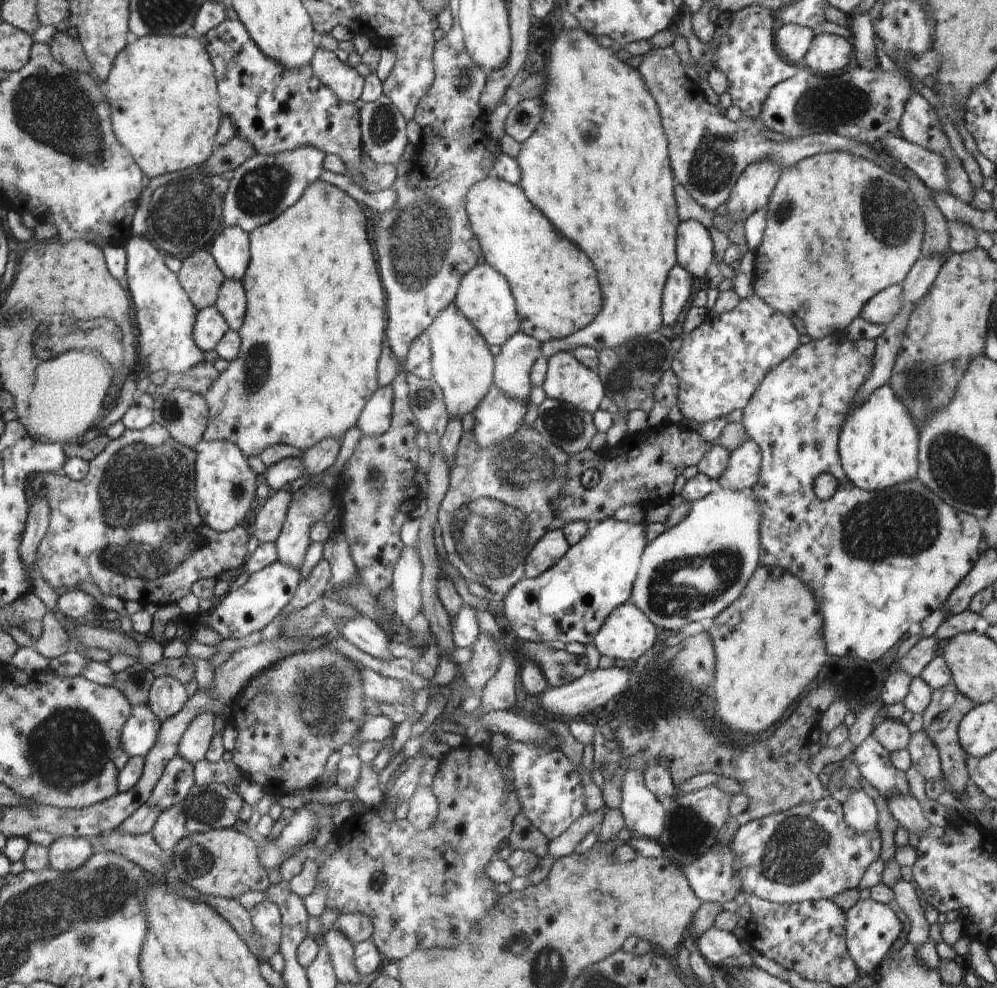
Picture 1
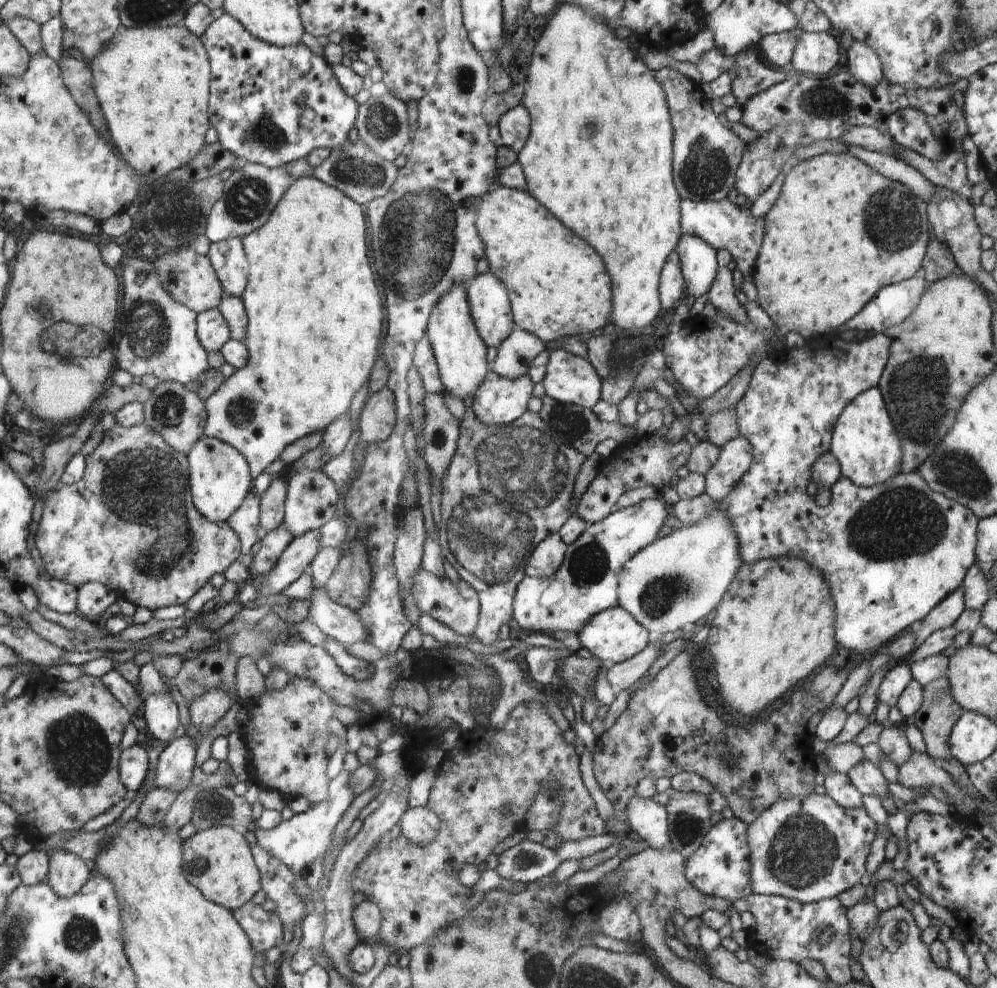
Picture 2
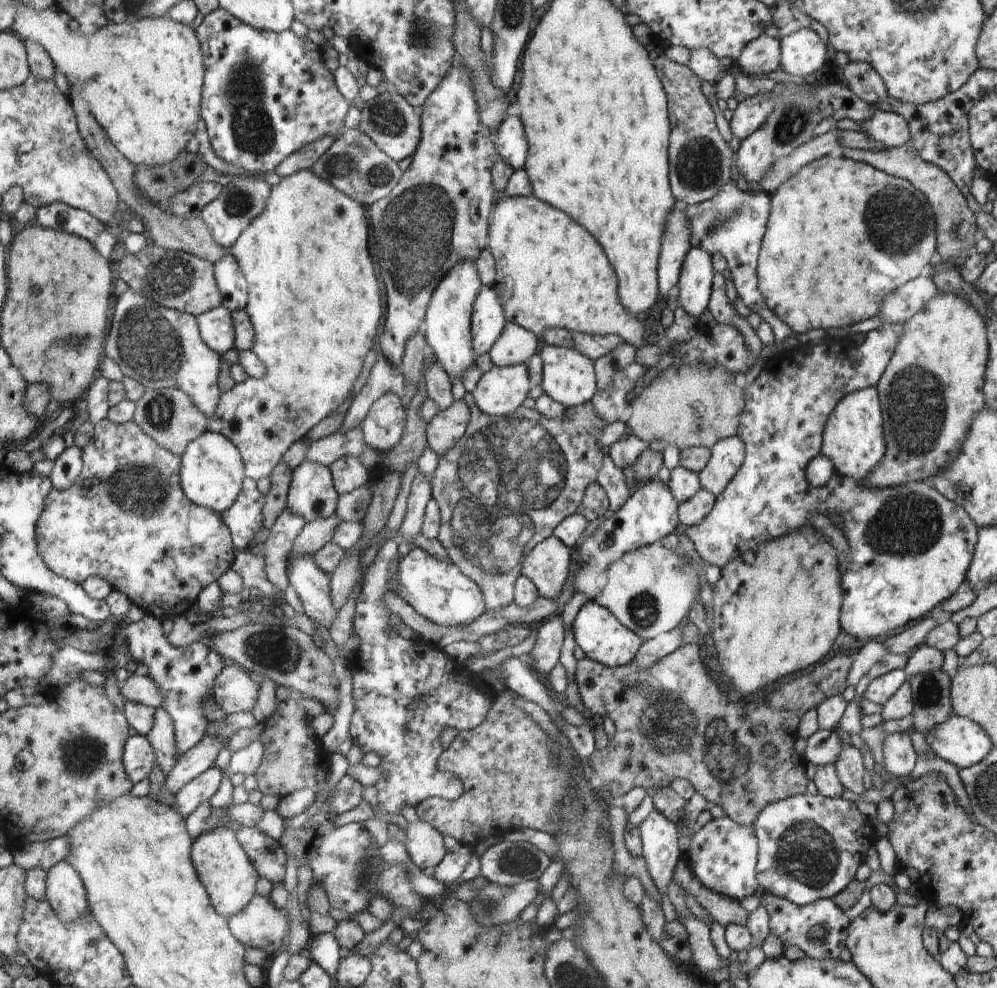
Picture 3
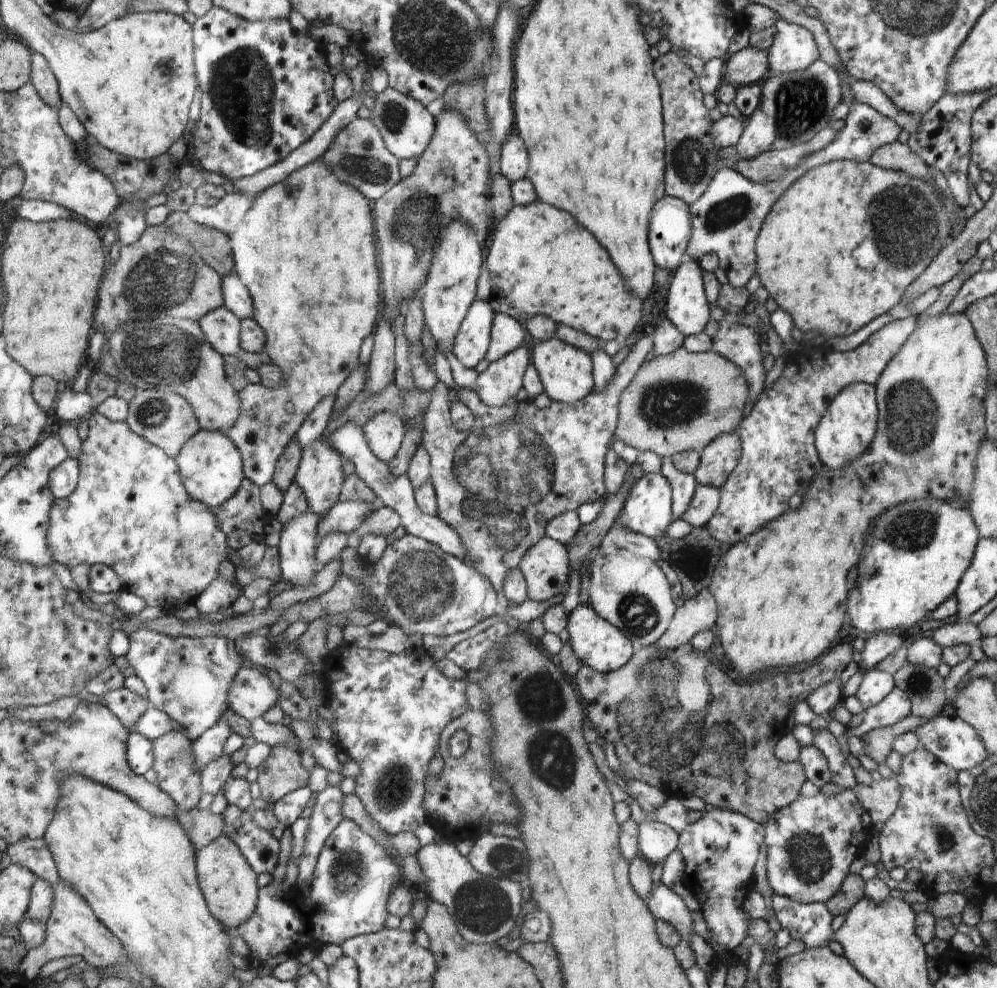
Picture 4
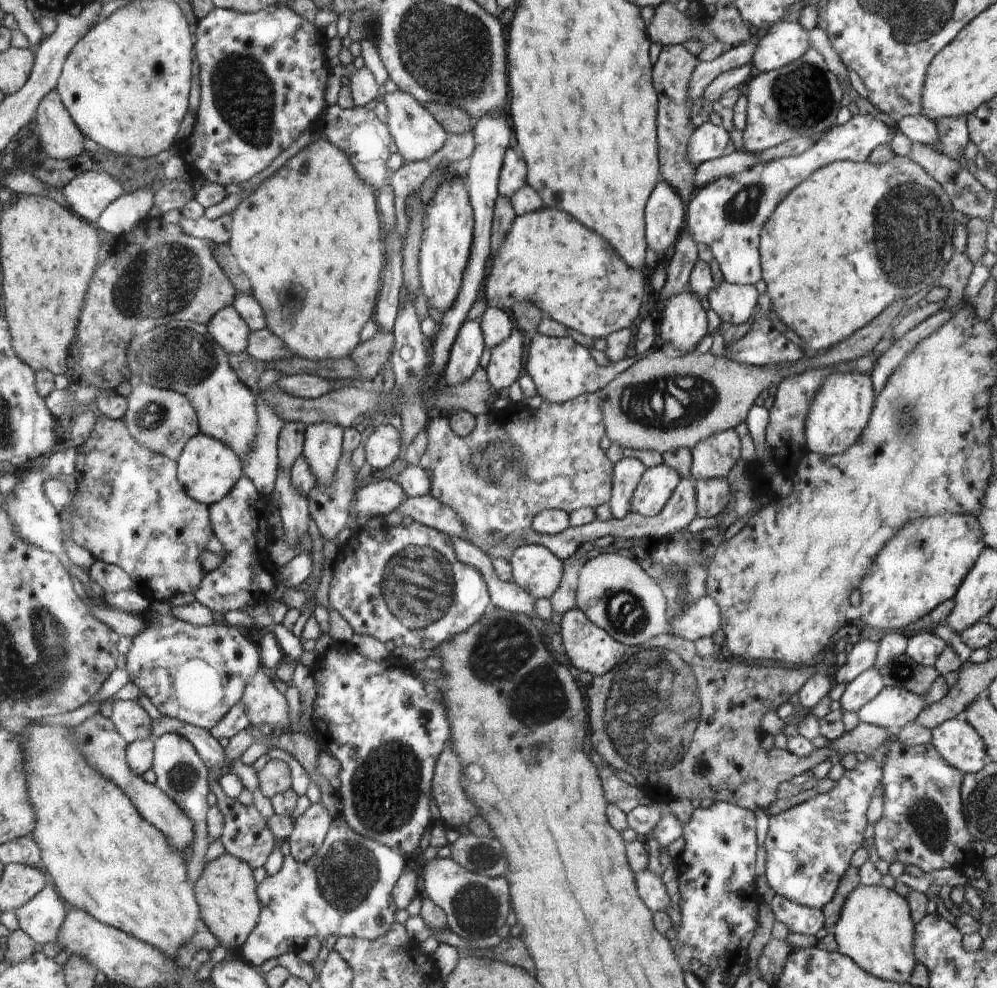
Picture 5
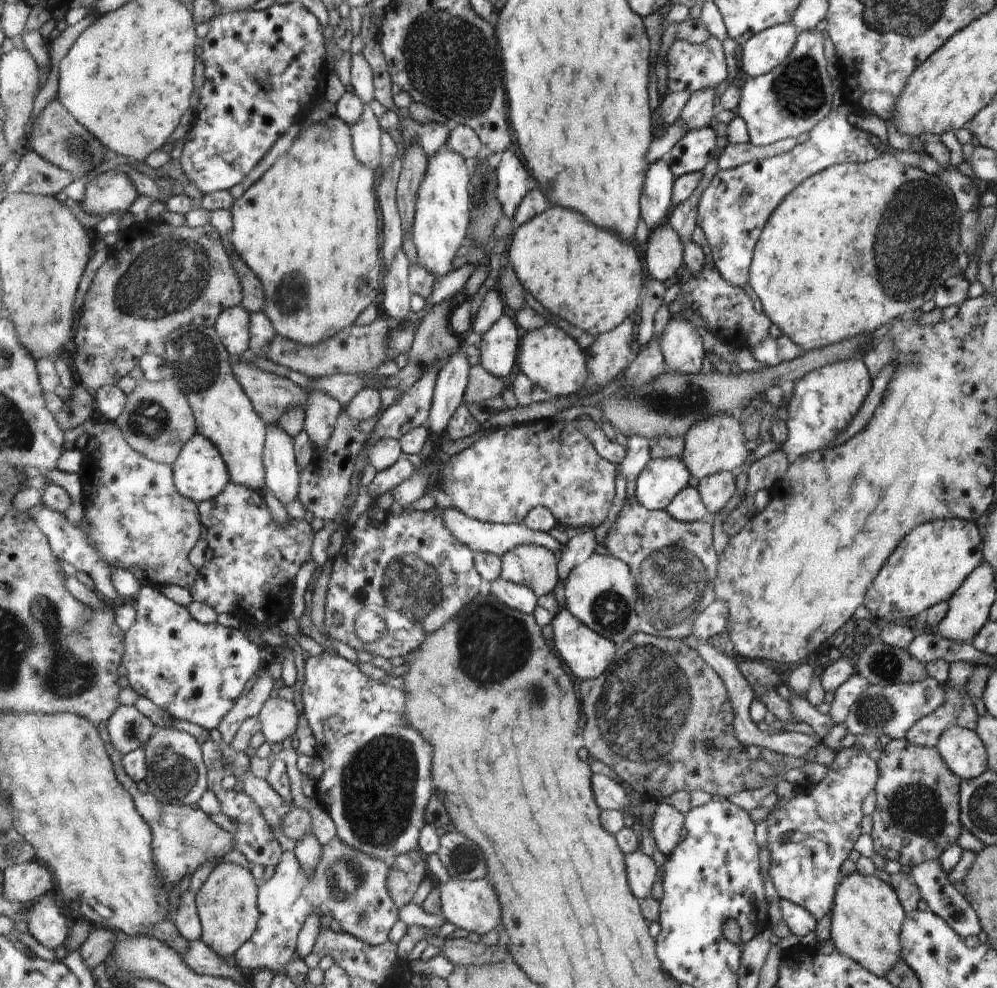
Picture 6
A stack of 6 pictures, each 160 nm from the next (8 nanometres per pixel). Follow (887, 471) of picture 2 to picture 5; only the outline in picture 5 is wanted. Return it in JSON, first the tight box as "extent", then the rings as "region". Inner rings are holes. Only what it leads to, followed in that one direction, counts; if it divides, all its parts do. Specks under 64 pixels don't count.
{"extent":[807,371,875,456],"region":[[[836,371],[827,376],[812,397],[812,410],[808,410],[807,452],[826,456],[839,455],[858,442],[868,424],[875,401],[870,375],[860,371]]]}

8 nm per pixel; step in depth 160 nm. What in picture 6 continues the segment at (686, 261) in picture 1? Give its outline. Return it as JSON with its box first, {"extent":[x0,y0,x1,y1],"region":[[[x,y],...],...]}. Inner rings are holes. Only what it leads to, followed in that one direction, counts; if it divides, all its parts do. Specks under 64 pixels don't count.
{"extent":[660,319,704,375],"region":[[[672,319],[665,326],[660,341],[666,372],[697,375],[702,368],[704,348],[698,332],[686,320]]]}

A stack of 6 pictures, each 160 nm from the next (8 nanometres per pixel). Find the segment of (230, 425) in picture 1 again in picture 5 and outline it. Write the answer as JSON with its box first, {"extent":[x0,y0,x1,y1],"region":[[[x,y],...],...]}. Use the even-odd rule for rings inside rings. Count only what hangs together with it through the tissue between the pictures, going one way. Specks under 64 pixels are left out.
{"extent":[229,134,384,497],"region":[[[323,134],[289,158],[271,177],[268,177],[255,191],[236,205],[233,210],[229,245],[234,260],[250,281],[251,294],[262,307],[267,329],[278,335],[294,356],[308,358],[309,361],[326,361],[338,360],[350,355],[360,340],[358,334],[362,326],[368,322],[370,316],[374,315],[374,304],[376,304],[376,296],[380,290],[380,274],[383,273],[382,264],[384,264],[384,246],[380,242],[380,234],[382,234],[382,226],[380,226],[380,216],[378,216],[376,196],[374,196],[372,185],[357,174],[348,154],[330,142]],[[257,396],[259,436],[249,460],[244,465],[246,478],[251,478],[259,490],[269,497],[275,488],[280,469],[278,455],[279,434],[285,421]]]}

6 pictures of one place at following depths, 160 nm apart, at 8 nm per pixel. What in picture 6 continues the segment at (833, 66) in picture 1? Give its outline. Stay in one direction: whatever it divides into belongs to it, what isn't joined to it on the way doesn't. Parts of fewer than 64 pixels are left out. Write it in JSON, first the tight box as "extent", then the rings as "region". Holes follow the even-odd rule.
{"extent":[739,23,798,78],"region":[[[792,23],[768,27],[742,45],[739,69],[752,78],[766,74],[791,53],[797,40],[798,30]]]}

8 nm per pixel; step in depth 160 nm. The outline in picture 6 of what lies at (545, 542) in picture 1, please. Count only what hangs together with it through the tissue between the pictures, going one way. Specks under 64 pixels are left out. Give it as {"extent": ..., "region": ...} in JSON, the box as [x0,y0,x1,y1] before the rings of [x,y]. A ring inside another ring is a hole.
{"extent":[500,544,559,597],"region":[[[533,544],[515,546],[502,556],[500,578],[529,586],[539,597],[552,593],[559,579],[559,564],[548,547]]]}

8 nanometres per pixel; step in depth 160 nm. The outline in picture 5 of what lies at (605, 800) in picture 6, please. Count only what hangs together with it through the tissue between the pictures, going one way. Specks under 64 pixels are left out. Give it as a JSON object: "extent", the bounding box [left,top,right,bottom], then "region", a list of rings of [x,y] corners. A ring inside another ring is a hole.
{"extent":[599,764,642,813],"region":[[[606,764],[599,766],[599,777],[602,779],[603,789],[606,791],[608,806],[616,805],[622,812],[629,813],[639,805],[642,792],[616,775],[616,770],[612,767]]]}

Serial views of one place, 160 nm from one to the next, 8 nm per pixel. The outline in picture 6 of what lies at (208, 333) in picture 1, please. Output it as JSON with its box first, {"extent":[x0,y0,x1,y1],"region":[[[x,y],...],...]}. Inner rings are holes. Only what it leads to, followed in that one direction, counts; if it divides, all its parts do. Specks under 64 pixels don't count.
{"extent":[215,306,251,355],"region":[[[244,306],[224,309],[215,322],[216,332],[230,354],[248,355],[251,315]]]}

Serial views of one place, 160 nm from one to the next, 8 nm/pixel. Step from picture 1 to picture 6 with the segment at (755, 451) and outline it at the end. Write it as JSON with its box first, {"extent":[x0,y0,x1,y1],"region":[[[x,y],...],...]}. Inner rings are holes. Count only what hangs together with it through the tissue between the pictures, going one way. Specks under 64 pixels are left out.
{"extent":[681,413,748,479],"region":[[[716,413],[708,416],[707,419],[692,425],[683,439],[685,445],[681,458],[691,475],[699,479],[710,477],[714,473],[732,472],[737,466],[742,466],[748,458],[742,426],[734,416],[730,416],[730,413]]]}

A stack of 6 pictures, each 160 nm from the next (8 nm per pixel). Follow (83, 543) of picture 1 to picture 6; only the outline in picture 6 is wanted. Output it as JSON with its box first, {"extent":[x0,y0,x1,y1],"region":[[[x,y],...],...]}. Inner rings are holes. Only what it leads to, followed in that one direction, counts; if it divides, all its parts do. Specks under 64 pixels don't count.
{"extent":[78,417,200,590],"region":[[[99,417],[88,425],[87,430],[90,435],[80,450],[83,457],[78,474],[82,482],[82,526],[89,541],[110,566],[128,570],[138,567],[148,585],[161,588],[170,583],[190,590],[198,580],[198,570],[188,558],[188,553],[200,538],[198,503],[184,498],[176,490],[174,466],[154,462],[136,451],[123,437],[116,422]]]}

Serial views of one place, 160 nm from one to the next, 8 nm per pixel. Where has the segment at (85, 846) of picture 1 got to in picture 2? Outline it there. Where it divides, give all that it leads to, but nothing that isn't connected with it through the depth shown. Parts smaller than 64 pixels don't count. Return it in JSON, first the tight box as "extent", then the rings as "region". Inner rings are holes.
{"extent":[48,848,90,898],"region":[[[62,848],[49,856],[48,884],[60,898],[70,898],[81,892],[90,879],[90,868],[84,859]]]}

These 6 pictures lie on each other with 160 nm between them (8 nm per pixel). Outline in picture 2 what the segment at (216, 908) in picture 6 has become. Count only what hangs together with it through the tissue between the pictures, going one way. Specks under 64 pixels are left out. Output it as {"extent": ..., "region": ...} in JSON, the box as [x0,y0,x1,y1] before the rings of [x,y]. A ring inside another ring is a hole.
{"extent":[183,825,261,912],"region":[[[228,825],[215,826],[194,833],[190,838],[183,841],[184,870],[186,877],[192,886],[198,887],[202,894],[213,903],[227,907],[231,912],[242,908],[261,889],[261,876],[254,862],[250,848],[238,830]]]}

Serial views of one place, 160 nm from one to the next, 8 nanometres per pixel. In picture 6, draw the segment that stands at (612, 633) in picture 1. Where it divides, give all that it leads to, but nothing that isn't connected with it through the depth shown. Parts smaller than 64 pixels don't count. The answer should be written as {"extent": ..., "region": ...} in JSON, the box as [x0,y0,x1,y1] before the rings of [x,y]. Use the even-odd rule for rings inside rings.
{"extent":[552,608,618,682],"region":[[[562,608],[555,614],[552,625],[554,646],[556,646],[558,654],[560,654],[560,658],[563,658],[573,676],[580,682],[602,676],[610,668],[615,657],[618,656],[618,649],[611,639],[596,634],[595,630],[581,623],[579,619],[574,618],[566,608]]]}

